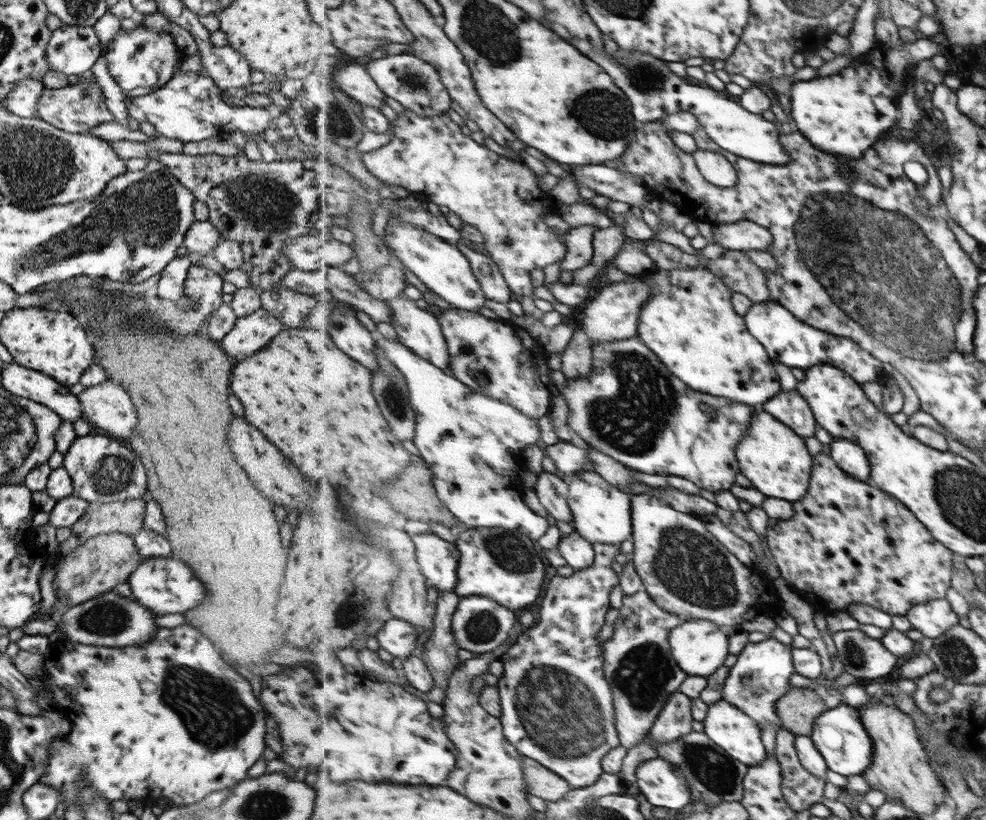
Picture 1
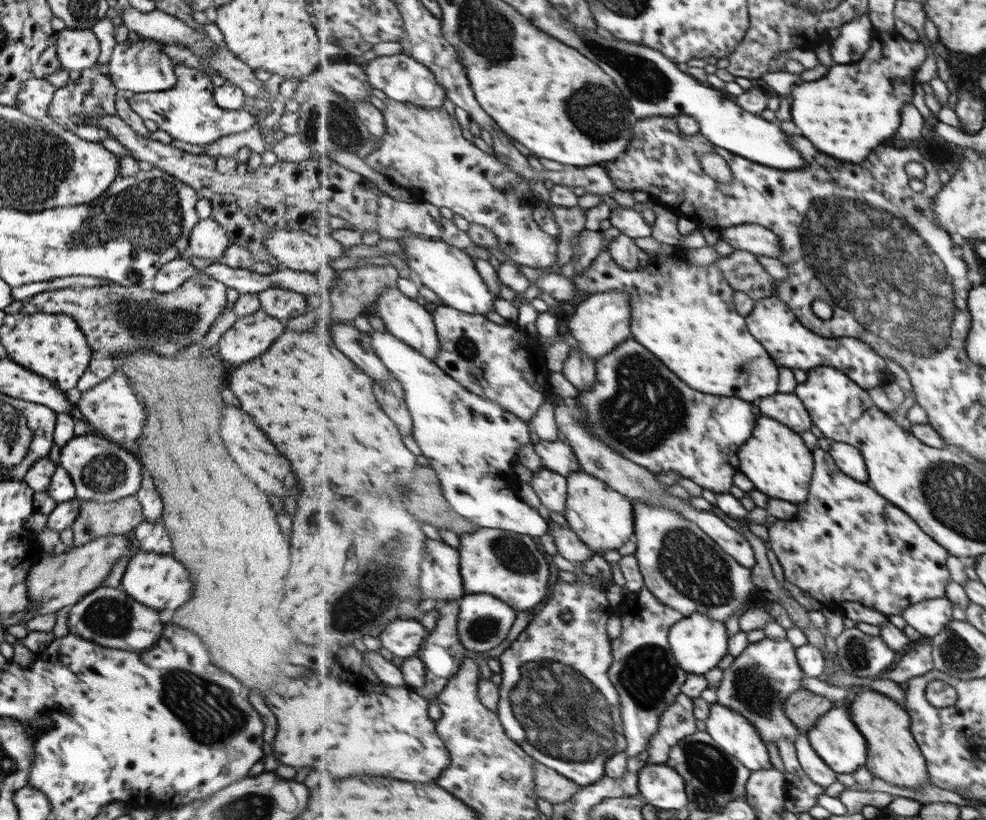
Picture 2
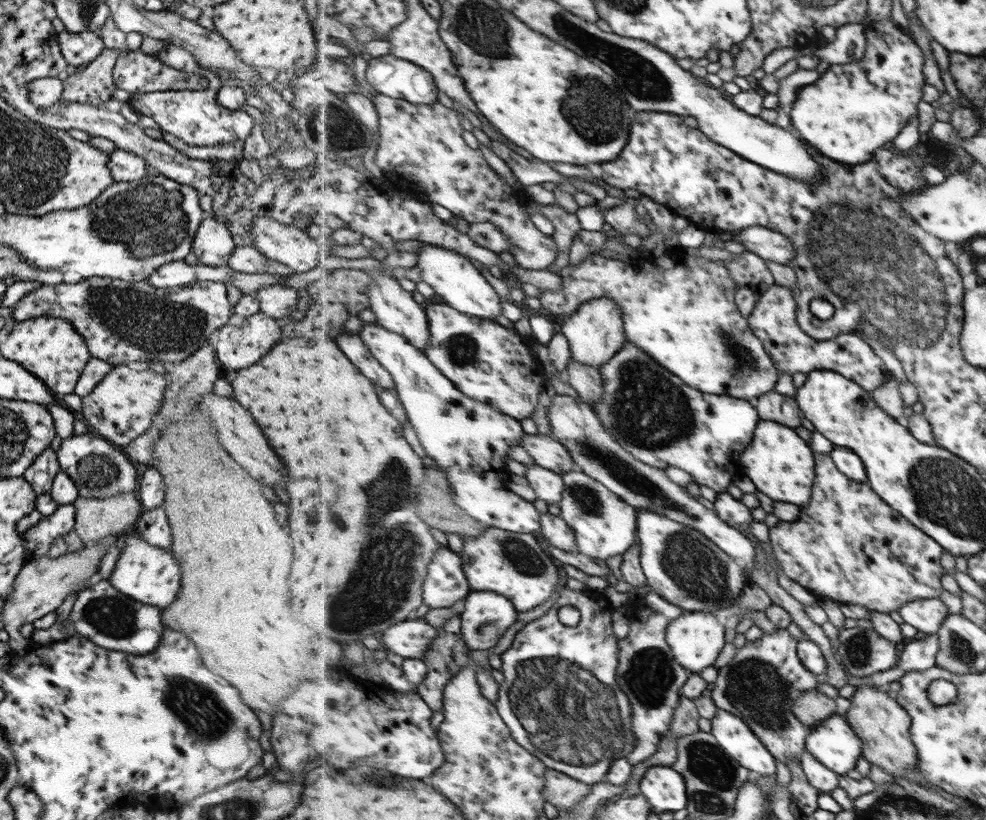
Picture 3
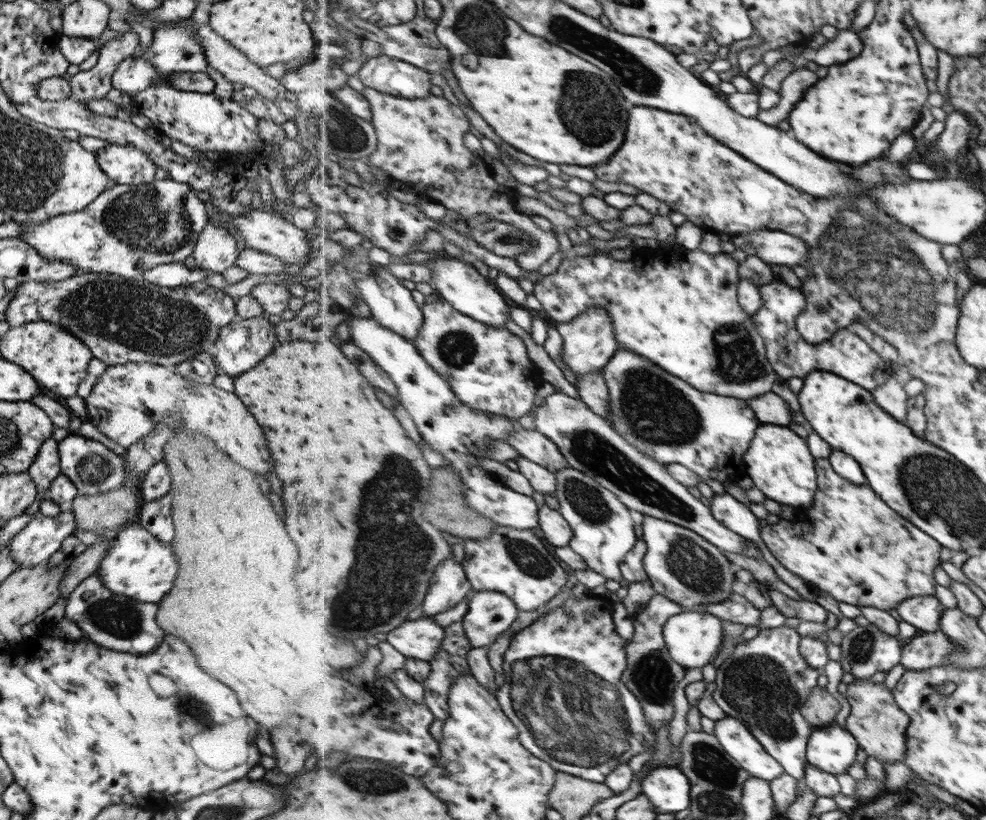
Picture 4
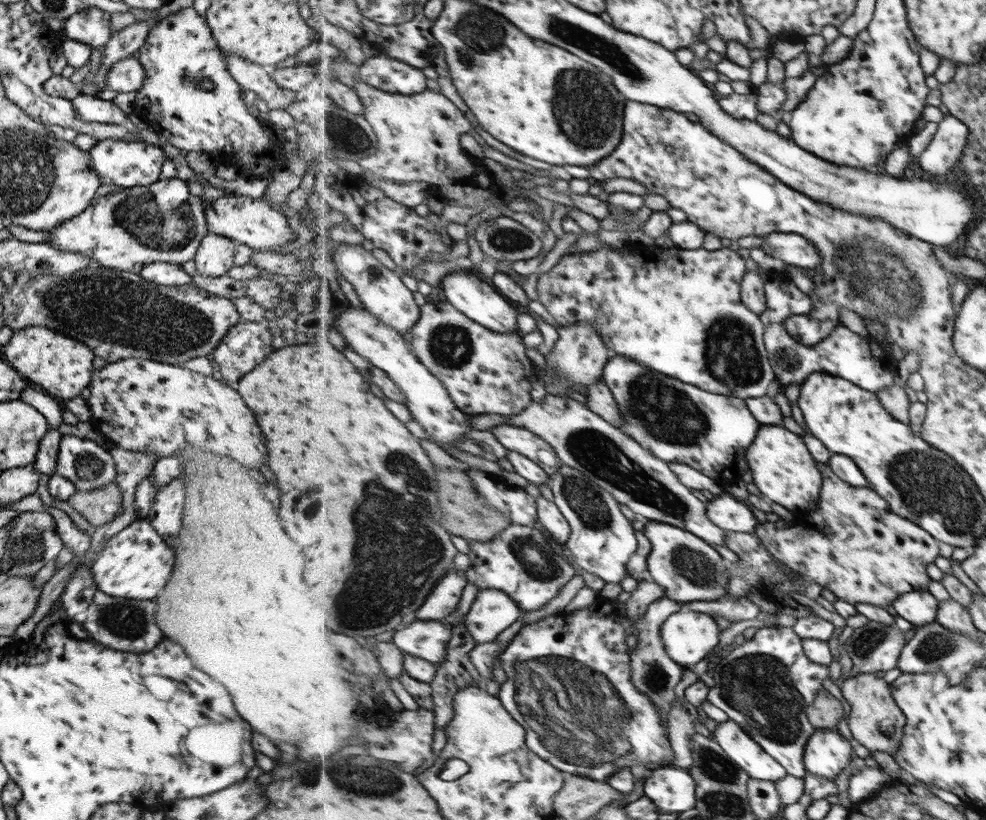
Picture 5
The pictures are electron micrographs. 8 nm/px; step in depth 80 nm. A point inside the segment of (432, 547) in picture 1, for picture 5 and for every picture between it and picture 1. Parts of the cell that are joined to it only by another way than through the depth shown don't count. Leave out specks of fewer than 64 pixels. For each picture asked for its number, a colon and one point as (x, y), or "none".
2: (441, 579)
3: (447, 582)
4: (450, 584)
5: (444, 601)

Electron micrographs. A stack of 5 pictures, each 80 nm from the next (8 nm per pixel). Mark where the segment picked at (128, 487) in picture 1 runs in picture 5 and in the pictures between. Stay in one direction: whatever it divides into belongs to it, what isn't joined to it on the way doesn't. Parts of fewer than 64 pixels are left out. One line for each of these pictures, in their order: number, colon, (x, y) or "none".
2: (100, 470)
3: (97, 468)
4: (93, 468)
5: (87, 466)

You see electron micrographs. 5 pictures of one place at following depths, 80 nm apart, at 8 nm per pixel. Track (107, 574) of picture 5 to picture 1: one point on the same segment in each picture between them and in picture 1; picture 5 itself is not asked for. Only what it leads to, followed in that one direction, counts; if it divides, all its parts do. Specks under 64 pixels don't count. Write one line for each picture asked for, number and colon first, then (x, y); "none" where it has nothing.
1: (164, 585)
2: (158, 581)
3: (150, 575)
4: (137, 566)

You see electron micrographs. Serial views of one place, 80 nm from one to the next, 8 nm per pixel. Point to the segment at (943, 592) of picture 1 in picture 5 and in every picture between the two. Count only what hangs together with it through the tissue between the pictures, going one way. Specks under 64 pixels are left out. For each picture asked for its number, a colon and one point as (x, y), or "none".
2: (848, 544)
3: (849, 545)
4: (850, 544)
5: (854, 544)

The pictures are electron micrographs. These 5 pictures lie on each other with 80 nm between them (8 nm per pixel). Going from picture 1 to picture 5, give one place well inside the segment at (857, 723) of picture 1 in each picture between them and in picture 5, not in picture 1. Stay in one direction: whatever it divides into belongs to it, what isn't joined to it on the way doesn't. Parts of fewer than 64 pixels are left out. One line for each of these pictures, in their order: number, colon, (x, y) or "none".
2: (836, 738)
3: (834, 742)
4: (832, 748)
5: (827, 753)

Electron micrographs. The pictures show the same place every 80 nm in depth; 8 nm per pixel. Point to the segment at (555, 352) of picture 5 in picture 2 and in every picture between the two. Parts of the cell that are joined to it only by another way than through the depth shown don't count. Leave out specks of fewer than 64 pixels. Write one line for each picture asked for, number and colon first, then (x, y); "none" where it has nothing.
2: (601, 322)
3: (596, 332)
4: (590, 342)

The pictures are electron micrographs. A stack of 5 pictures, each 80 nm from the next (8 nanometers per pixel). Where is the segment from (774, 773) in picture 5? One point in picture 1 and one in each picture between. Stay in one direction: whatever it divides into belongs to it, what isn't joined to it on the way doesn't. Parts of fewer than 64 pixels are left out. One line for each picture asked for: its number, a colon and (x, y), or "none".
1: (727, 725)
2: (734, 732)
3: (739, 740)
4: (743, 746)

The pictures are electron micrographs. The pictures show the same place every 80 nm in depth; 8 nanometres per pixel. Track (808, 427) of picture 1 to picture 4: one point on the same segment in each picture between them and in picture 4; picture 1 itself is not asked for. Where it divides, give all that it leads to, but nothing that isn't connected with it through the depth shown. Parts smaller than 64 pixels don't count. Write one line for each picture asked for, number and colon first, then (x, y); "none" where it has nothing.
2: (789, 408)
3: (777, 407)
4: (772, 409)

